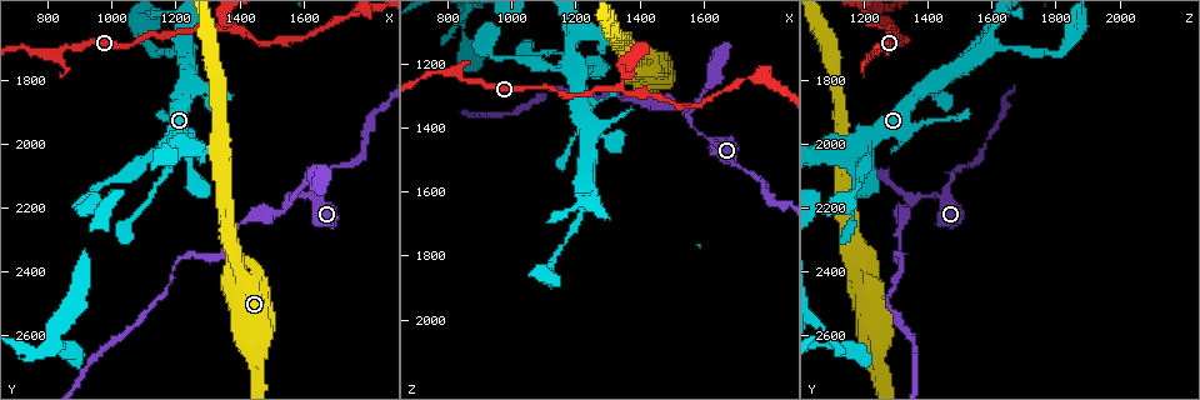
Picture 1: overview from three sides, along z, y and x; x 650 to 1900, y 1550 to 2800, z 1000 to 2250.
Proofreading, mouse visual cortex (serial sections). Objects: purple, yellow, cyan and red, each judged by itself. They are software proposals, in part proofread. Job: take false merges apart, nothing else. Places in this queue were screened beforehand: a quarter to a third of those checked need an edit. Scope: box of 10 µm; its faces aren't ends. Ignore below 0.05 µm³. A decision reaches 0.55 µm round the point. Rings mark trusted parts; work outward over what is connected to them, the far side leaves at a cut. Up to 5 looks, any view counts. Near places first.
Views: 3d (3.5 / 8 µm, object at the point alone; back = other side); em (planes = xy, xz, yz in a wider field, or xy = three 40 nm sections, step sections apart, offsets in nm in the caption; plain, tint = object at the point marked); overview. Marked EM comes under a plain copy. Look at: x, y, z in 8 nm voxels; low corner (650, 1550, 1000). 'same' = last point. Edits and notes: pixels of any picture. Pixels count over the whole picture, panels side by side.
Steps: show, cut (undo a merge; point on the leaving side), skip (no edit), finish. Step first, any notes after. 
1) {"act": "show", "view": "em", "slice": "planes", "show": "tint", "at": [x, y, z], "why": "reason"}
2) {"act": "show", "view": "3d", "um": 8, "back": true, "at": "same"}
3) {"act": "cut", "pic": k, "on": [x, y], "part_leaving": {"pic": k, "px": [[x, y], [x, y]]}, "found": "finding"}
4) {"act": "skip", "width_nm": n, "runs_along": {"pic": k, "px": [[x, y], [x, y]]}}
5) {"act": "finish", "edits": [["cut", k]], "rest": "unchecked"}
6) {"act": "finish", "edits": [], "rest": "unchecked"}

{"act": "show", "view": "3d", "um": 3.5, "at": [1560, 2180, 1360], "why": "three-way junction"}

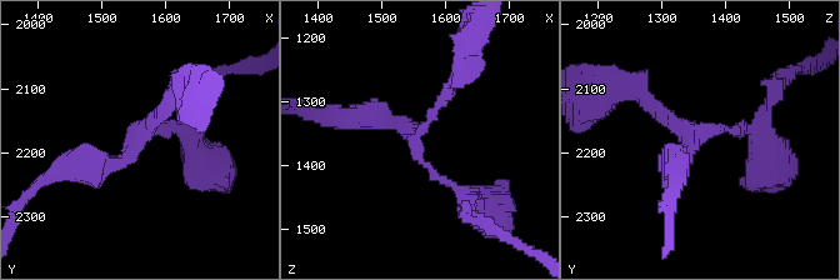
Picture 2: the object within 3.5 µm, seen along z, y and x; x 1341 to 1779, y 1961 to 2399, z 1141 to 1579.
{"act": "show", "view": "em", "slice": "xy", "step": 1, "show": "tint", "at": [1550, 2165, 1360]}

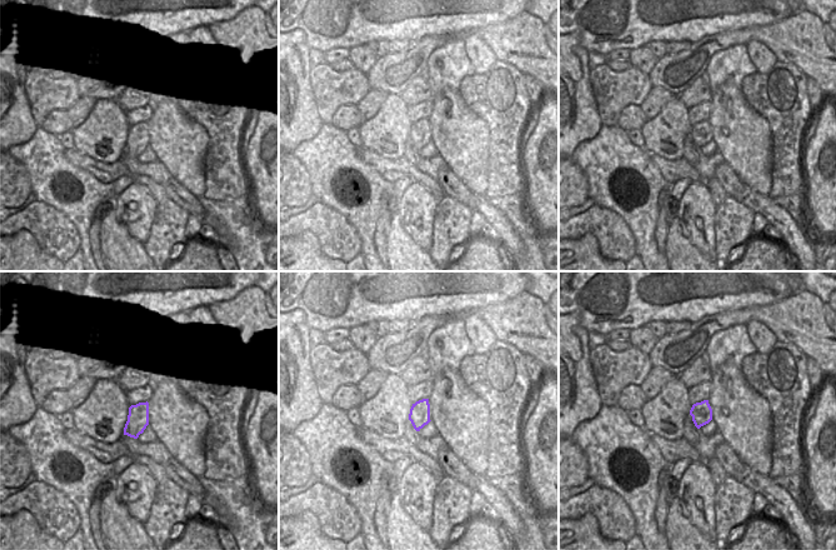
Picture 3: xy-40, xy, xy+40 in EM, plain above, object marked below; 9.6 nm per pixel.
{"act": "skip", "arms": 3, "runs_along": {"pic": 2, "px": [[469, 199], [419, 160], [415, 129], [358, 115]]}, "found": "one cell here"}

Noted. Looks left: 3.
{"act": "show", "view": "3d", "um": 3.5, "back": true, "at": [1210, 2370, 1320], "why": "sharp bend"}

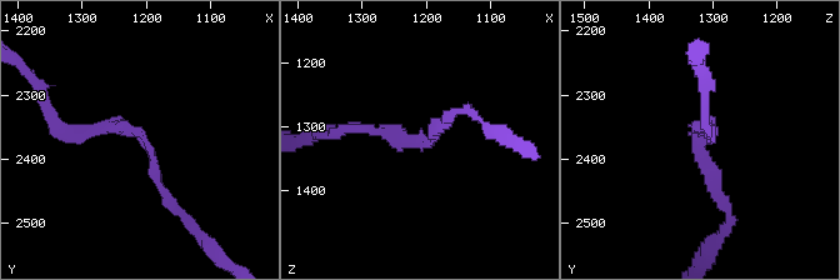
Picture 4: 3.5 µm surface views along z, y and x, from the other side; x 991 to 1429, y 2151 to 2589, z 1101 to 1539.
{"act": "show", "view": "em", "slice": "xy", "step": 3, "show": "tint", "at": [1215, 2360, 1325], "arm_widths_nm": [150, 150]}

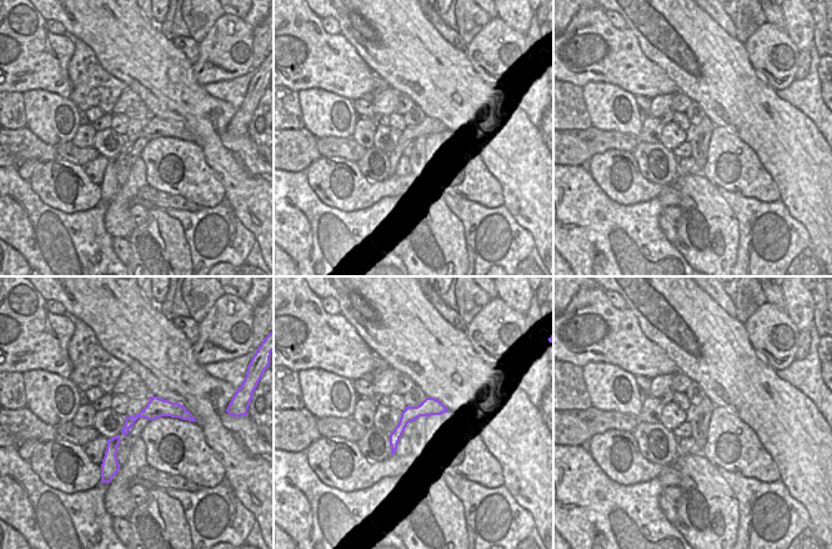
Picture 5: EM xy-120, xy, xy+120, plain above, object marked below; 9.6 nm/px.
{"act": "skip", "runs_along": {"pic": 5, "px": [[186, 414], [138, 415], [106, 460]]}, "found": "one cell here"}

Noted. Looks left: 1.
{"act": "finish", "edits": [], "rest": "unchecked"}

